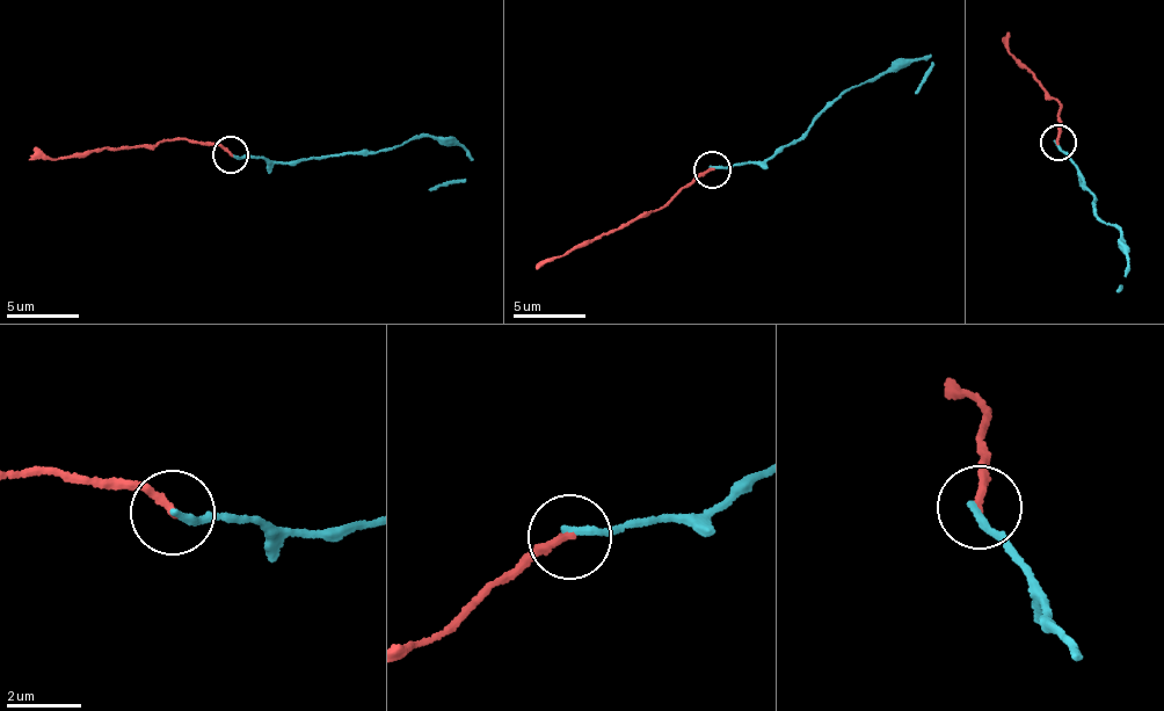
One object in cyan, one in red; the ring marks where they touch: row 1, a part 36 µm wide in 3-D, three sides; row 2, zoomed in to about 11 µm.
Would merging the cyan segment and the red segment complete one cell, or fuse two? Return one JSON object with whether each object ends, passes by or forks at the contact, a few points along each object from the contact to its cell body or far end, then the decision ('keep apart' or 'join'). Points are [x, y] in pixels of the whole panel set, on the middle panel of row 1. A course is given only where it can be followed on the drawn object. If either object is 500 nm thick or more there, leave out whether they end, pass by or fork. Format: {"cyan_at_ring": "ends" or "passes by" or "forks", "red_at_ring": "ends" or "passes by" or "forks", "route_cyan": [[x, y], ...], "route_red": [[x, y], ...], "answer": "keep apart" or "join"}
{"cyan_at_ring": "ends", "red_at_ring": "ends", "route_cyan": [[712, 168], [776, 154], [808, 136], [850, 86], [928, 57], [932, 62], [916, 93]], "route_red": [[712, 168], [662, 208], [576, 244], [535, 269]], "answer": "join"}

